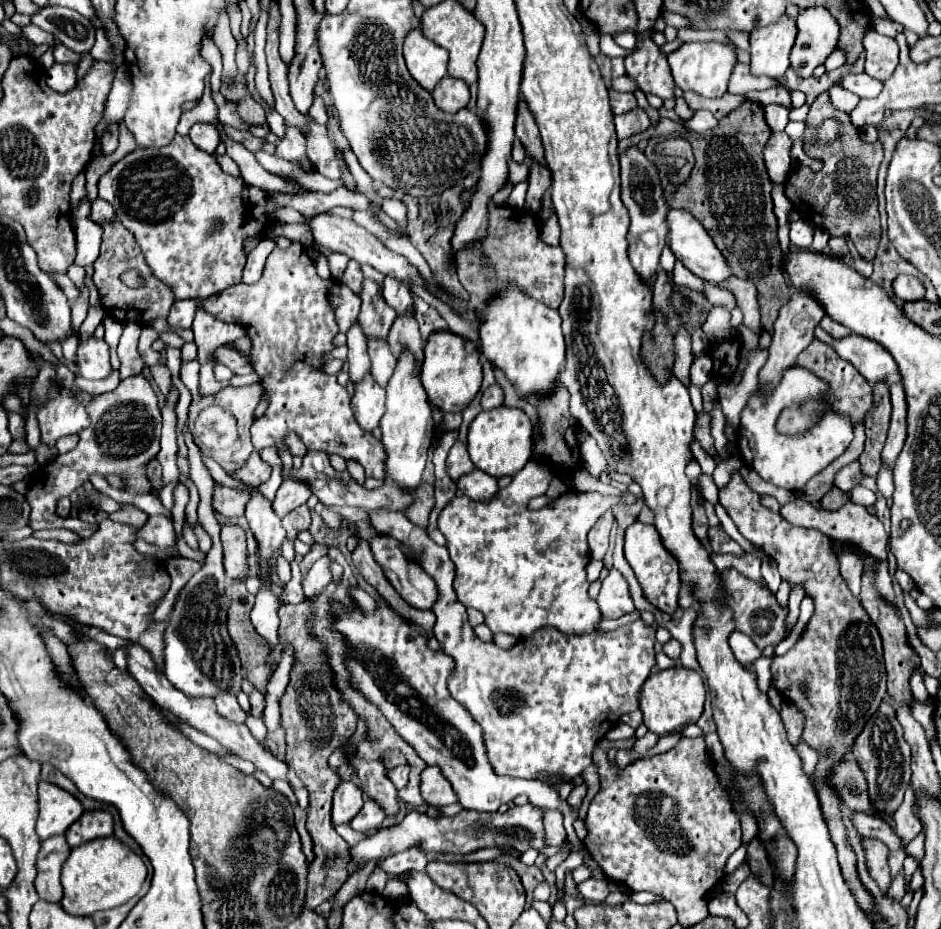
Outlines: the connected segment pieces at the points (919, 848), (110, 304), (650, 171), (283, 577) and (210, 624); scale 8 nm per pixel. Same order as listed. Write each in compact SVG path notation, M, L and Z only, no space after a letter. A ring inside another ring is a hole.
M919 833L916 838L914 838L906 847L906 852L908 855L916 858L919 863L921 863L925 851L923 848L923 841L925 839L924 833Z
M113 219L107 223L101 223L103 229L103 241L101 241L101 253L97 257L97 261L93 263L93 281L99 289L99 297L103 303L103 309L117 319L119 323L131 321L131 323L139 323L141 327L151 325L153 321L167 317L169 309L173 307L175 299L173 299L173 291L169 291L169 287L165 287L165 283L161 283L161 279L157 279L153 275L153 271L149 271L145 257L141 255L141 249L137 247L137 241L133 239L133 233L127 231L123 227L121 221ZM127 269L137 269L141 271L143 279L145 279L145 287L141 289L129 289L121 283L119 275Z
M631 147L625 153L621 153L619 157L621 157L621 199L631 217L631 227L627 233L629 259L637 271L637 275L641 277L641 281L651 283L651 279L659 267L661 249L665 247L665 239L667 239L667 231L669 231L669 227L665 223L665 215L667 215L669 207L663 199L663 187L661 187L657 169L645 157L645 153L639 151L637 147Z
M278 556L276 559L275 564L275 572L279 579L284 583L287 584L291 579L291 567L289 562L283 557Z
M185 423L185 443L188 447L188 463L190 478L196 485L200 496L197 509L201 527L211 535L213 549L207 553L207 561L201 571L197 571L189 583L179 591L179 597L173 605L173 611L167 617L165 629L165 653L163 667L165 677L179 689L191 697L215 697L223 691L239 693L241 691L241 661L235 649L233 639L227 633L227 599L225 599L225 571L223 571L223 549L219 541L219 523L213 513L211 501L214 480L202 462L199 448L187 431Z

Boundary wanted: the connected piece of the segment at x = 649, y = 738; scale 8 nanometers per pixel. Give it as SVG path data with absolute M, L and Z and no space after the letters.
M649 731L649 733L645 735L645 737L641 737L641 739L637 739L637 743L635 743L635 747L633 747L633 749L635 749L635 751L637 751L639 755L641 755L641 753L645 753L647 749L651 749L651 747L655 747L655 743L657 743L657 739L659 739L659 737L657 737L655 733L651 733L651 731Z

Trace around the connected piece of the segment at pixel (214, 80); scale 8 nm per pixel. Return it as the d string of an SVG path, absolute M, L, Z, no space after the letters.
M204 37L201 45L201 55L212 67L211 90L217 92L221 87L222 58L213 38Z

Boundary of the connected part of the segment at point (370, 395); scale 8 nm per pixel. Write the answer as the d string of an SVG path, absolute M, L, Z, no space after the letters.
M371 373L365 375L365 379L361 379L359 383L355 383L351 409L363 429L373 431L379 425L385 413L385 389L375 383Z

